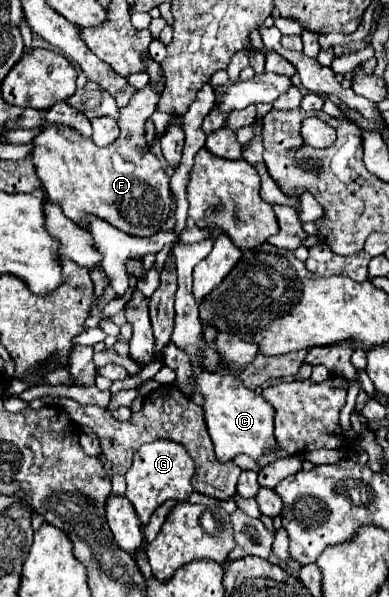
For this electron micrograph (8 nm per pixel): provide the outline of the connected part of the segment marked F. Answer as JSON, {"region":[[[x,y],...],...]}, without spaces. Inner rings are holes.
{"region":[[[152,81],[138,89],[130,103],[119,110],[120,135],[108,147],[98,147],[90,137],[78,137],[78,133],[70,133],[70,129],[58,129],[56,125],[44,123],[42,133],[34,139],[30,157],[48,201],[58,203],[64,215],[74,223],[82,223],[82,217],[94,215],[134,237],[158,233],[170,213],[170,177],[150,149],[146,153],[136,151],[146,143],[144,121],[156,111],[158,99],[160,91],[152,87]]]}

